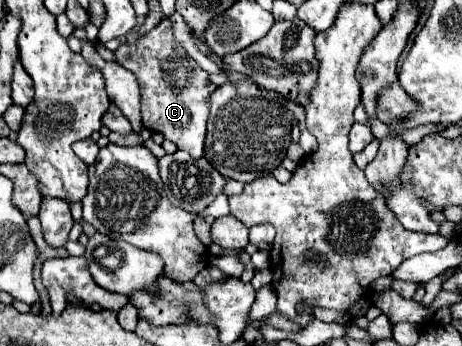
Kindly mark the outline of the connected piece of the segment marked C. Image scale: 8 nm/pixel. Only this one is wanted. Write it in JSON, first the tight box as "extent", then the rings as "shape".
{"extent":[114,18,216,158],"shape":[[[164,18],[136,44],[122,44],[114,52],[114,56],[118,64],[134,72],[138,78],[144,126],[152,132],[162,132],[166,140],[172,140],[178,146],[178,150],[186,150],[194,158],[202,158],[210,94],[216,90],[216,86],[208,80],[208,74],[202,68],[198,68],[188,58],[188,54],[176,44],[170,20]]]}

